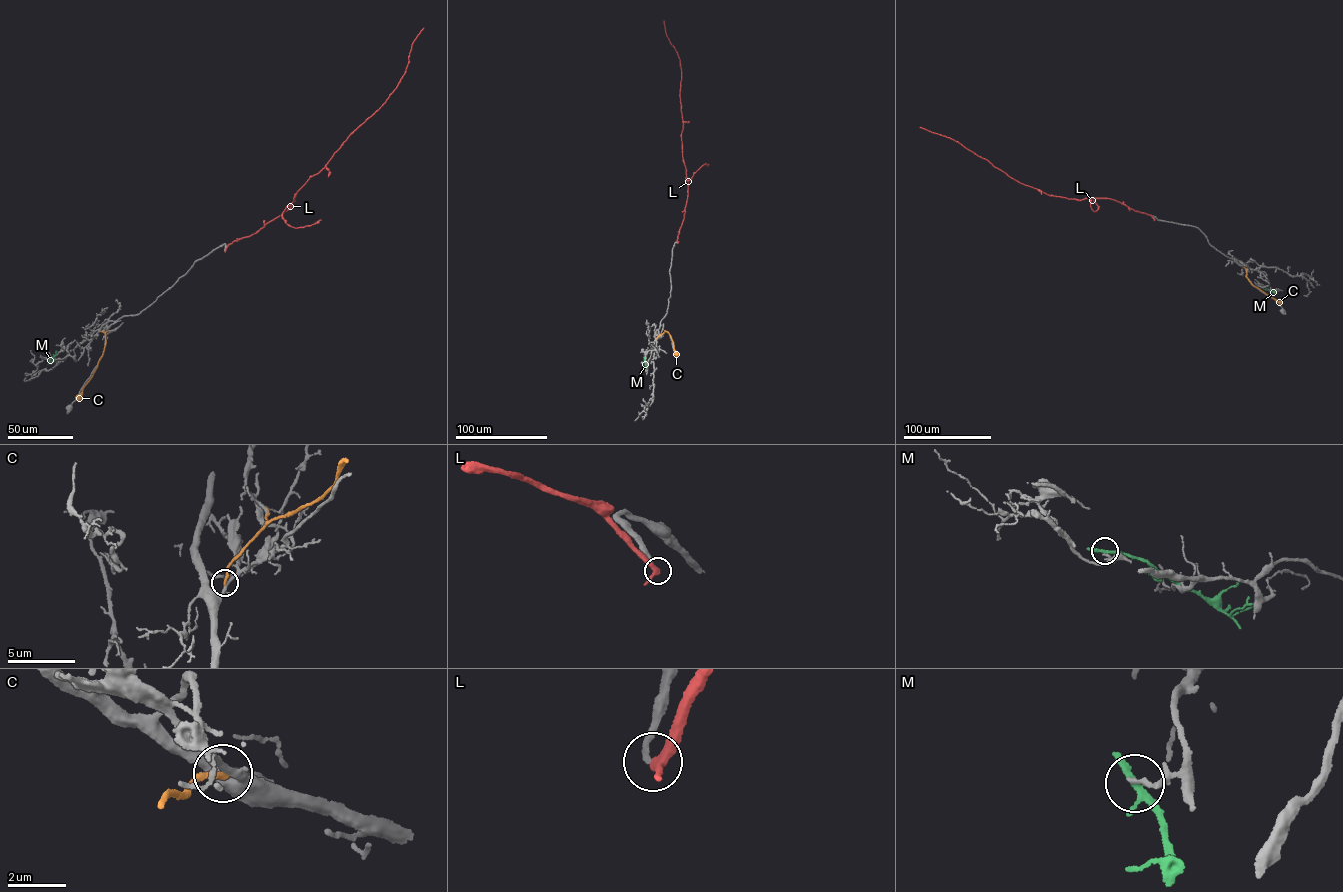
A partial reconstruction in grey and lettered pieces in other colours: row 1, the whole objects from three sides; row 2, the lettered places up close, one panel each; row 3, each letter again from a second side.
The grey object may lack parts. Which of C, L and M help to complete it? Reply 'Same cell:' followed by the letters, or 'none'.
Same cell: L

